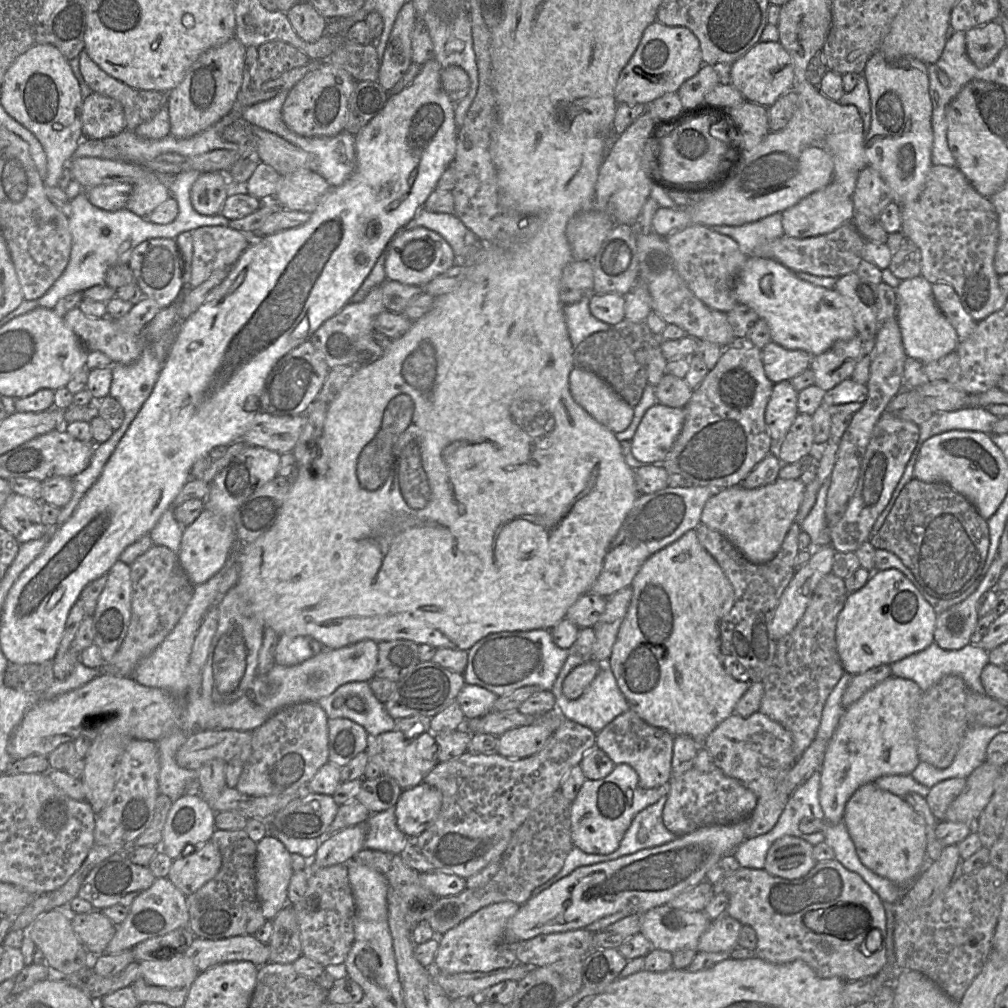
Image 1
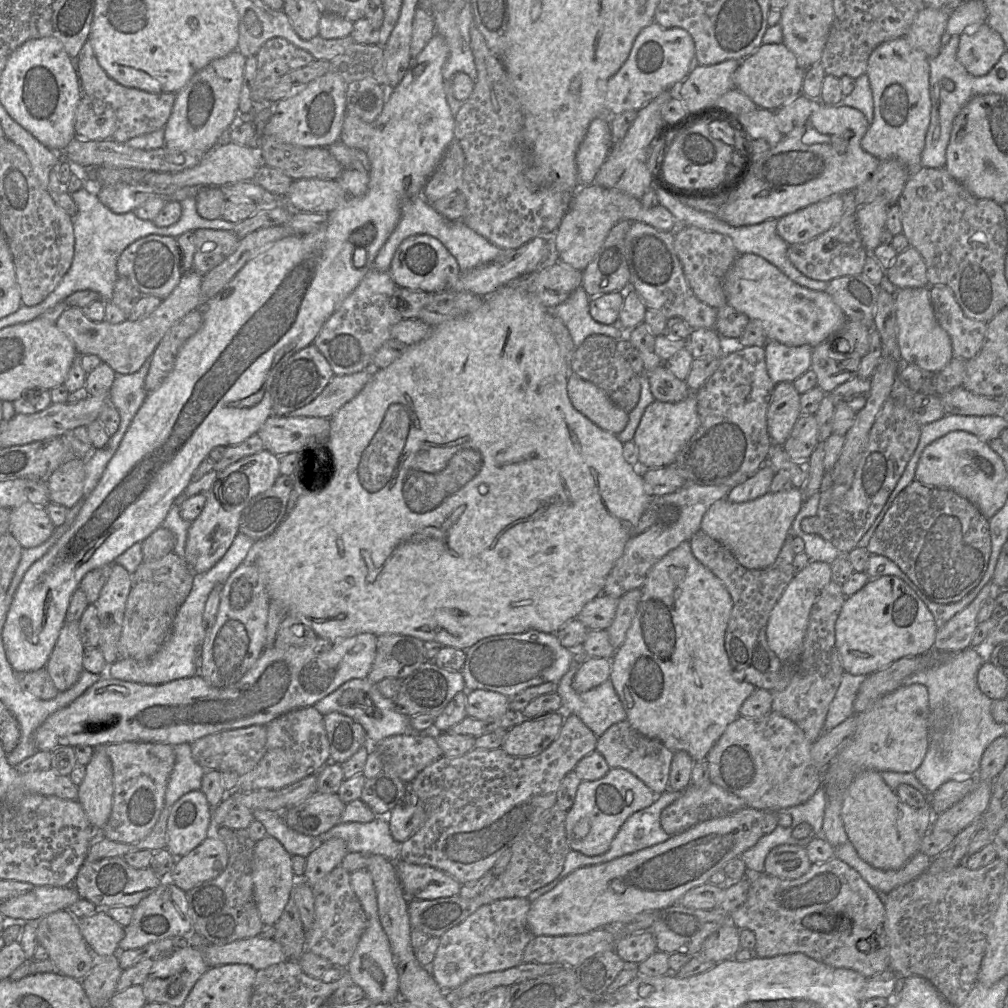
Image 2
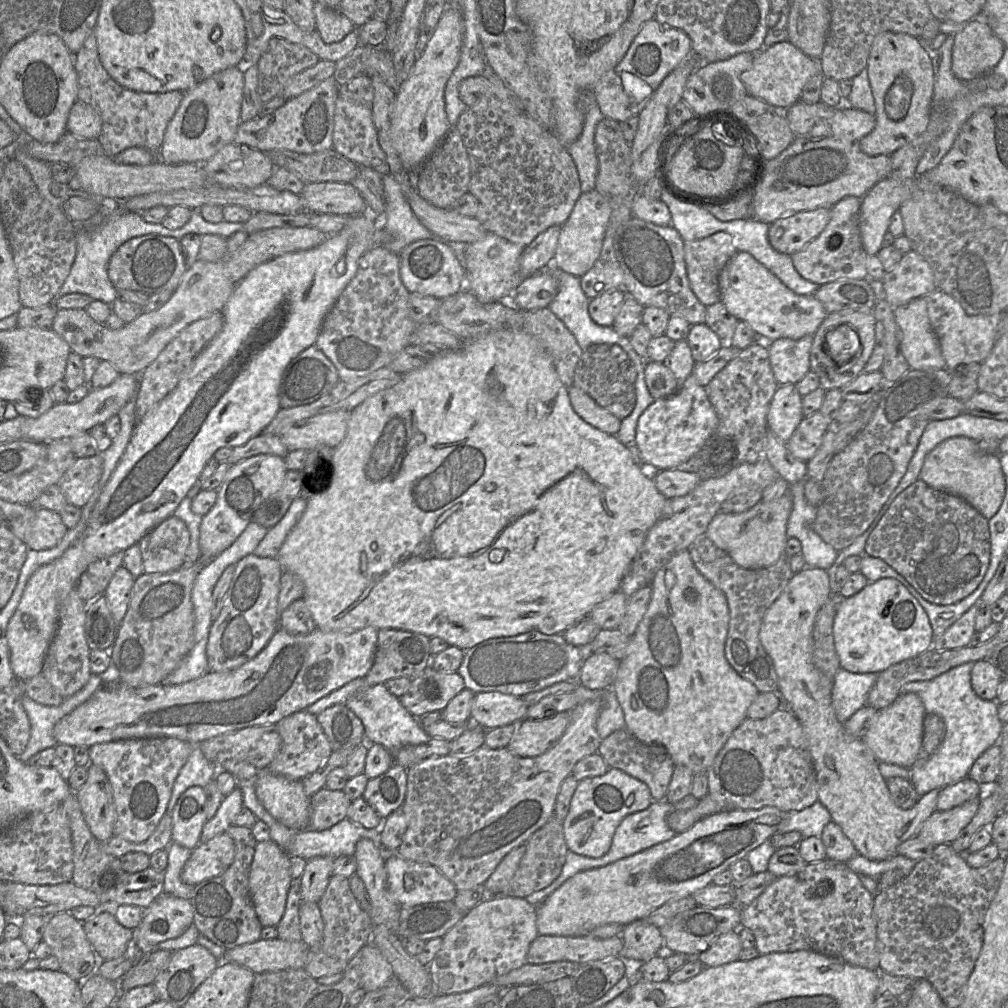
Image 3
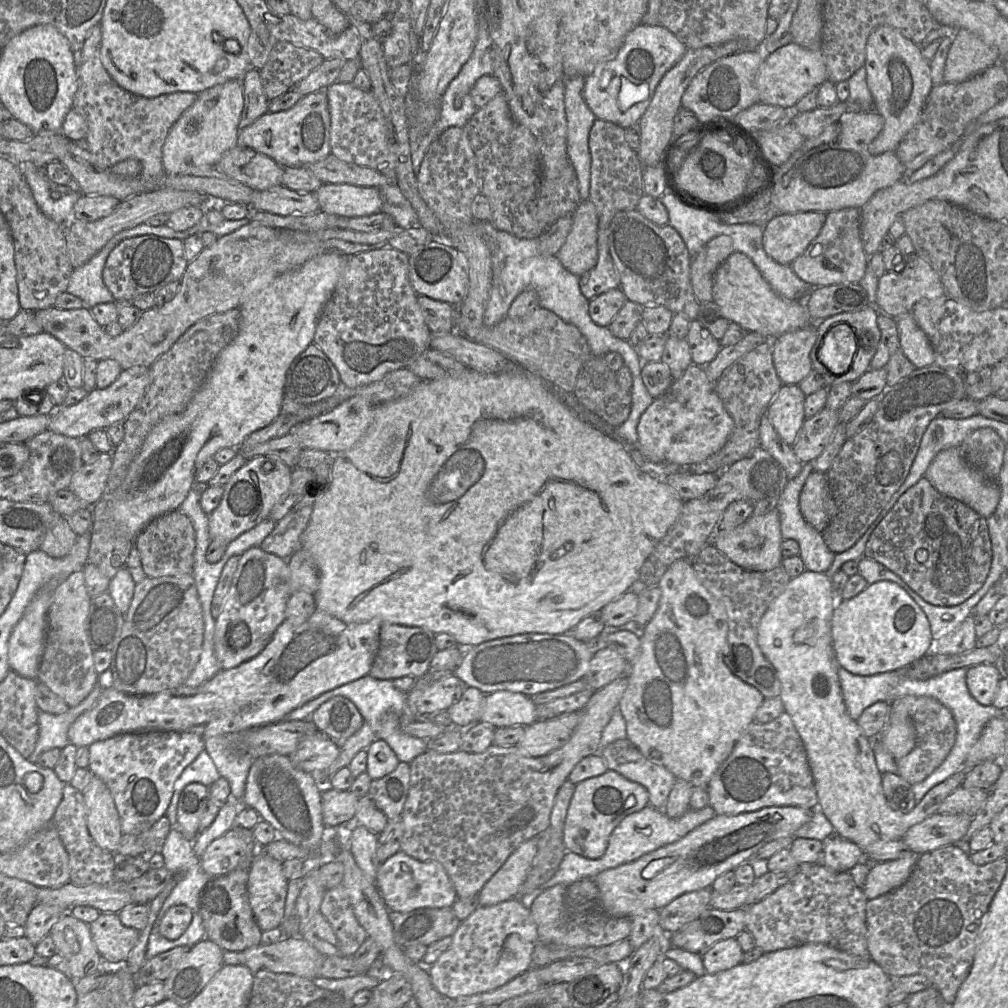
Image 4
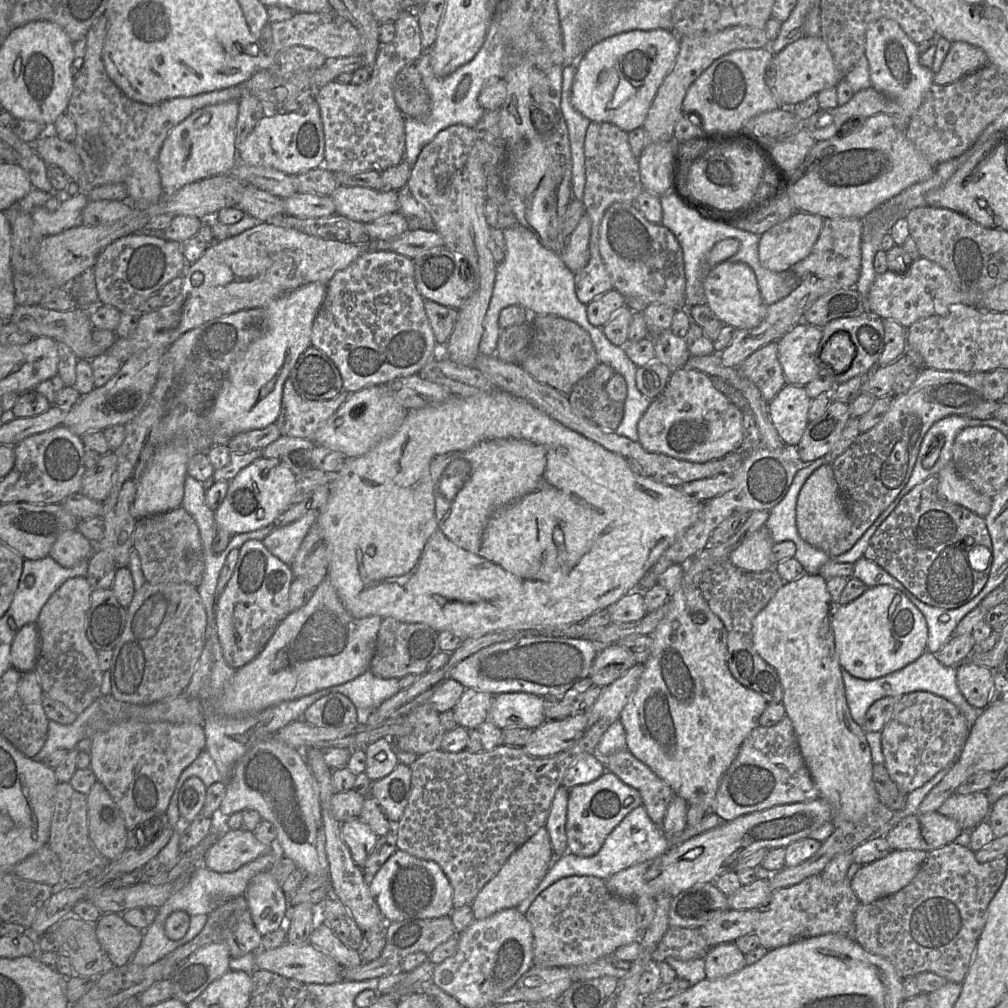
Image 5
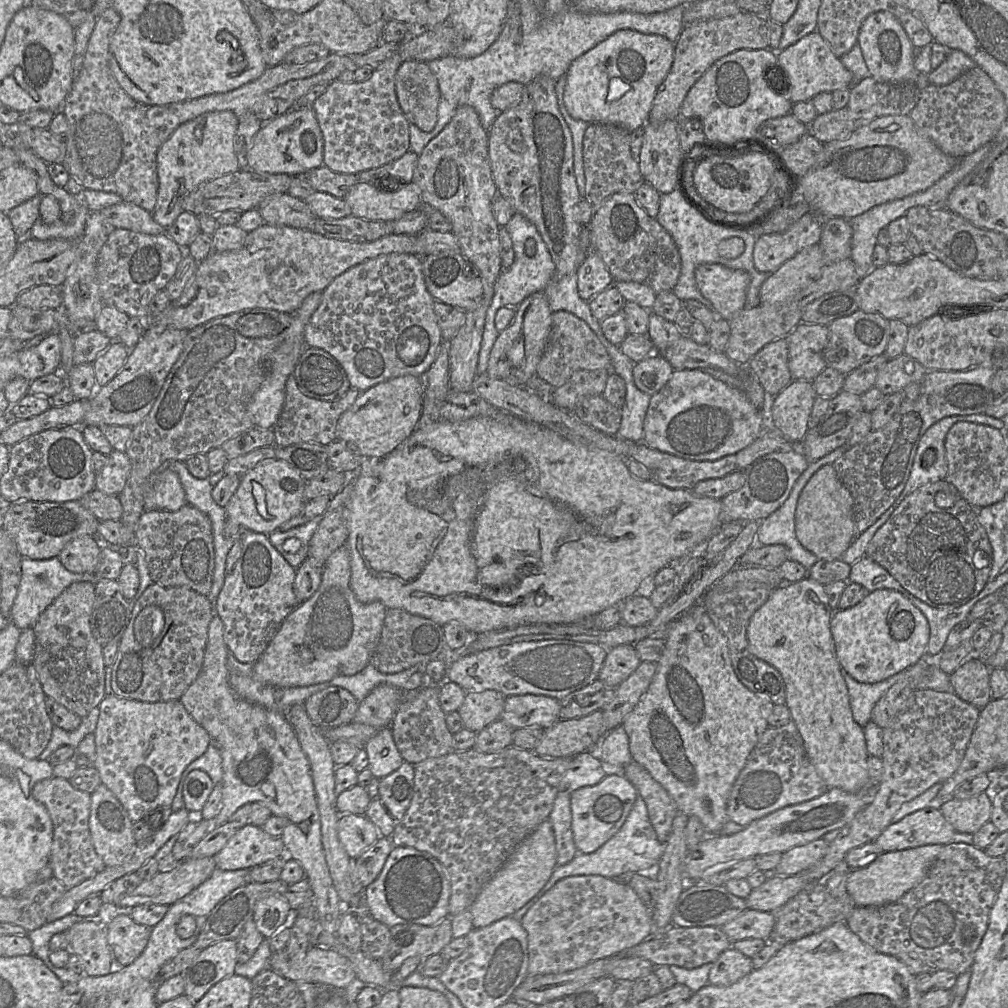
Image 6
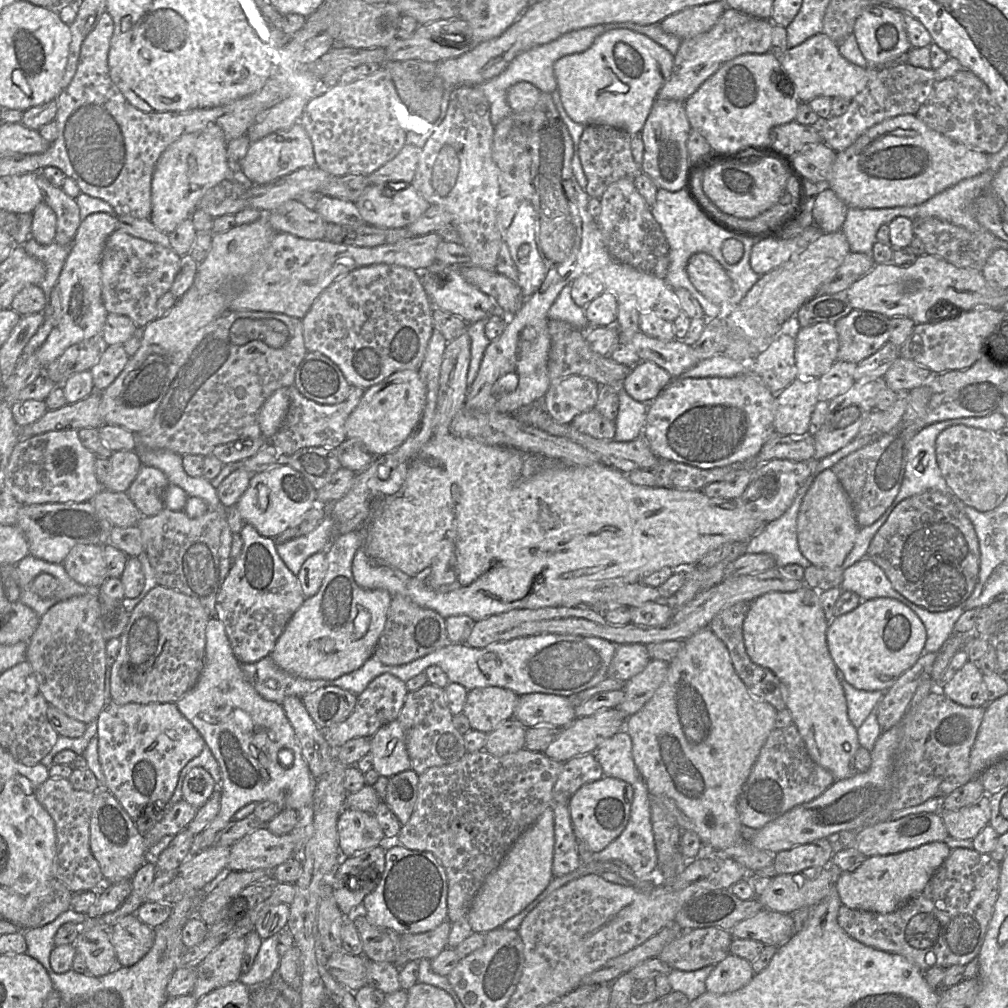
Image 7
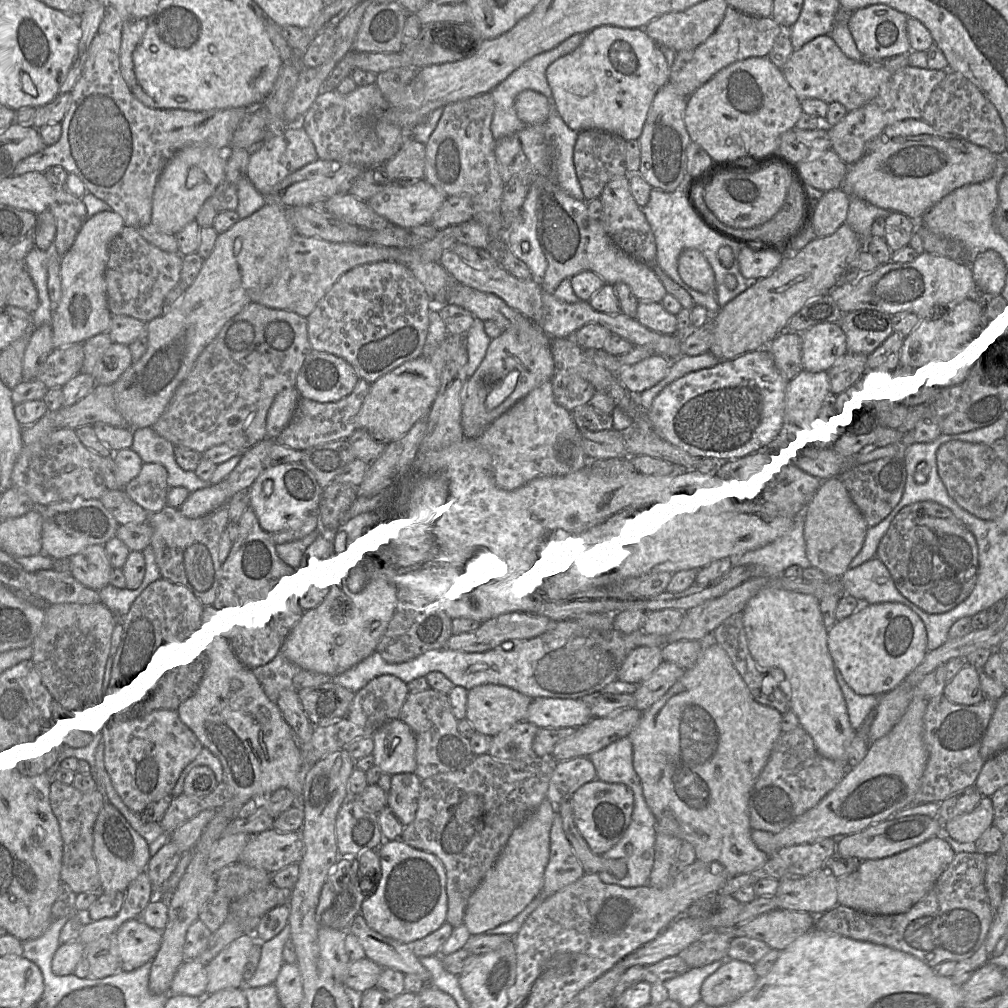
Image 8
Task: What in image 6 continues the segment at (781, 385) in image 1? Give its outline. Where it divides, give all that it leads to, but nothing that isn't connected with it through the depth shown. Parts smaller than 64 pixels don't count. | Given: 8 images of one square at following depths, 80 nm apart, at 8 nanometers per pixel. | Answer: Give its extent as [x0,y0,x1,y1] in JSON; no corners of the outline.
[771,380,817,444]

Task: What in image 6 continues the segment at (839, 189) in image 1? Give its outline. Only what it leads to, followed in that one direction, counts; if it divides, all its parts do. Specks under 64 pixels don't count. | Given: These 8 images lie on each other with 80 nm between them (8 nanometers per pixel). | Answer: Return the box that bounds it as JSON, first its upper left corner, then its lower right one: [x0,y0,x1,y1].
[753,213,823,274]

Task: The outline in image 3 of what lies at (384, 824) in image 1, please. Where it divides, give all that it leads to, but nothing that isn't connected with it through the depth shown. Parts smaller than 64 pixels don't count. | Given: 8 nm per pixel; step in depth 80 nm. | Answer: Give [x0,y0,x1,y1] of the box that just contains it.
[287,818,381,861]

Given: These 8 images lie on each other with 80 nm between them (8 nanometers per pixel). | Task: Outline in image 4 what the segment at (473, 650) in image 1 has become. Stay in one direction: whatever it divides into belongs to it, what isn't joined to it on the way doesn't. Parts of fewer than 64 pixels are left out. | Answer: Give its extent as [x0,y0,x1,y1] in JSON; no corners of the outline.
[454,633,595,697]

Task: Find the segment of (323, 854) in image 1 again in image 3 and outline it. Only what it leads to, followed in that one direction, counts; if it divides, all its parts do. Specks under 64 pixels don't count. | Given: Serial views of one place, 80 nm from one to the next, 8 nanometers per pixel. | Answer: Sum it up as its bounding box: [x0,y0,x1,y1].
[300,857,333,903]

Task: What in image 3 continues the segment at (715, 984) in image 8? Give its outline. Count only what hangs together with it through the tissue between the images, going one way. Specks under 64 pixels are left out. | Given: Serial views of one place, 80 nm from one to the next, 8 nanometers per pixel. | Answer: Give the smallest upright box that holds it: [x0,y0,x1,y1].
[697,930,743,967]

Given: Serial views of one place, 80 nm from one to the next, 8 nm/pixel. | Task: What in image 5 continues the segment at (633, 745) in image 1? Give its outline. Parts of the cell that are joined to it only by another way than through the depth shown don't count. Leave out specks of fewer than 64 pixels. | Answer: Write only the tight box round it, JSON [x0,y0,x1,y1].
[603,749,674,827]

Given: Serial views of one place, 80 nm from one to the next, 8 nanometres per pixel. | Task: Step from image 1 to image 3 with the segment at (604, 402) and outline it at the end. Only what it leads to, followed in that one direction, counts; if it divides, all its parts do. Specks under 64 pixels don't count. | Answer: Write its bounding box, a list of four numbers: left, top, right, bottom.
[567,385,621,434]

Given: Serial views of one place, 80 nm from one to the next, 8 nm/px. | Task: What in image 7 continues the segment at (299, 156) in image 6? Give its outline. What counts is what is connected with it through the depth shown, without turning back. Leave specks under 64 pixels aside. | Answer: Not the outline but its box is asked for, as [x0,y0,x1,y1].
[241,122,316,184]

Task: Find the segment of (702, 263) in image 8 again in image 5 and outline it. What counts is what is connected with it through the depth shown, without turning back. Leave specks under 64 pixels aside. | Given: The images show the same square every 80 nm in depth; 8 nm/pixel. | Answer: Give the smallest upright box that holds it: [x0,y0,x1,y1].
[703,261,767,329]

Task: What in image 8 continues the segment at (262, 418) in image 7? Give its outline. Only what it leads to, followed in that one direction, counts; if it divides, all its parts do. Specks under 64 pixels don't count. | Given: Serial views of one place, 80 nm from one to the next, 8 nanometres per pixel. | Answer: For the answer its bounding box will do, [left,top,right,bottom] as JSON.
[266,387,300,440]

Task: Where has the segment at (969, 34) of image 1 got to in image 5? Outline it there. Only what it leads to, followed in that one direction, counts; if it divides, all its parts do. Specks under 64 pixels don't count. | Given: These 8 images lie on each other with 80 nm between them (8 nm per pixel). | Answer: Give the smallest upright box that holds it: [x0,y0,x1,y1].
[933,41,987,84]

